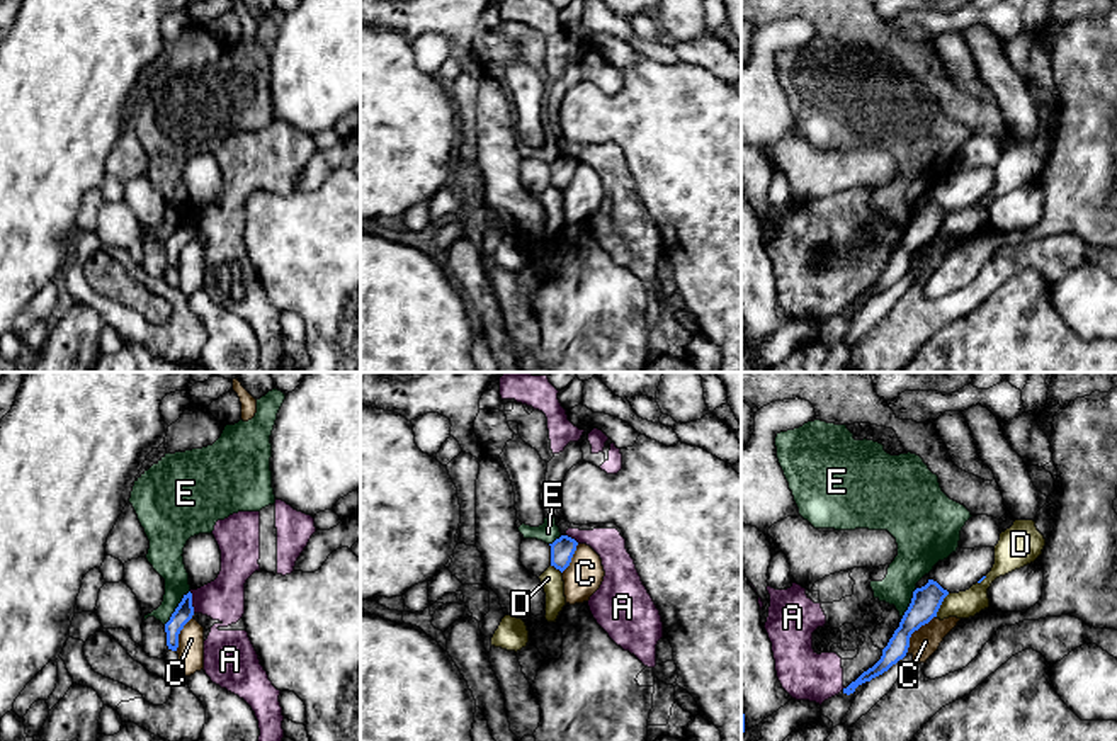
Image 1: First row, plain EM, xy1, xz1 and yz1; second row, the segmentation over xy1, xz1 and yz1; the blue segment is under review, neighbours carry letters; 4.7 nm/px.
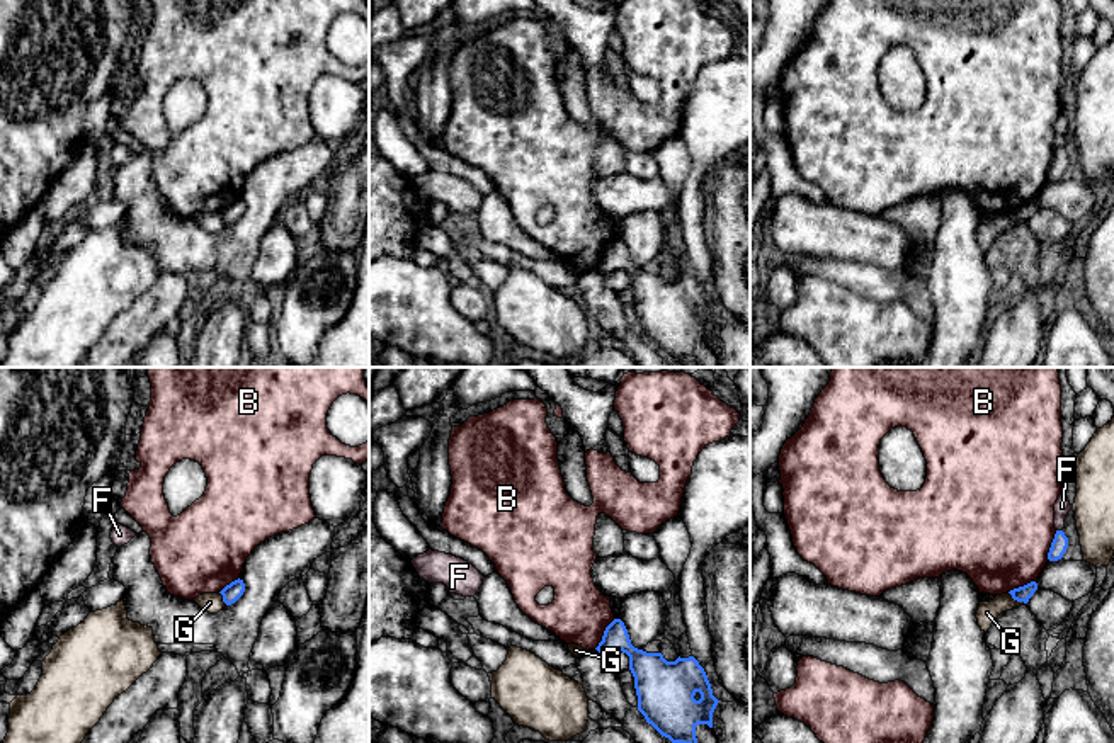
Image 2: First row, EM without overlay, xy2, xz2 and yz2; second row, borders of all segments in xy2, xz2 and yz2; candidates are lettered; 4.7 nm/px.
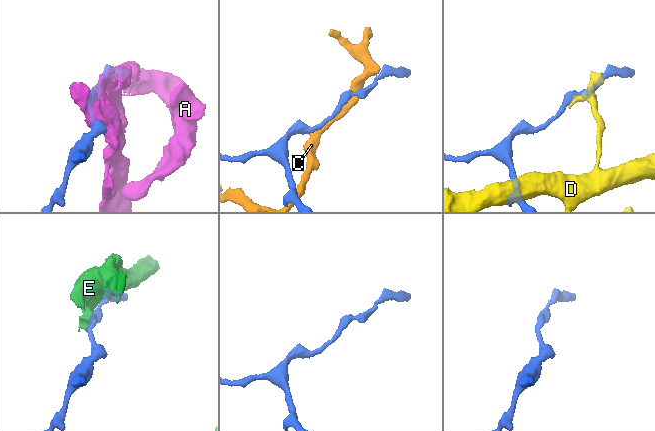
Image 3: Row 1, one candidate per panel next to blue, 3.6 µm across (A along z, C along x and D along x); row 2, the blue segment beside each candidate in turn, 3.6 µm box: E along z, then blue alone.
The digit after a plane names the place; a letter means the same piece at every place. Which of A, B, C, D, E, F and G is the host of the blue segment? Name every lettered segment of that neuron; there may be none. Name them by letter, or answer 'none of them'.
none of them

